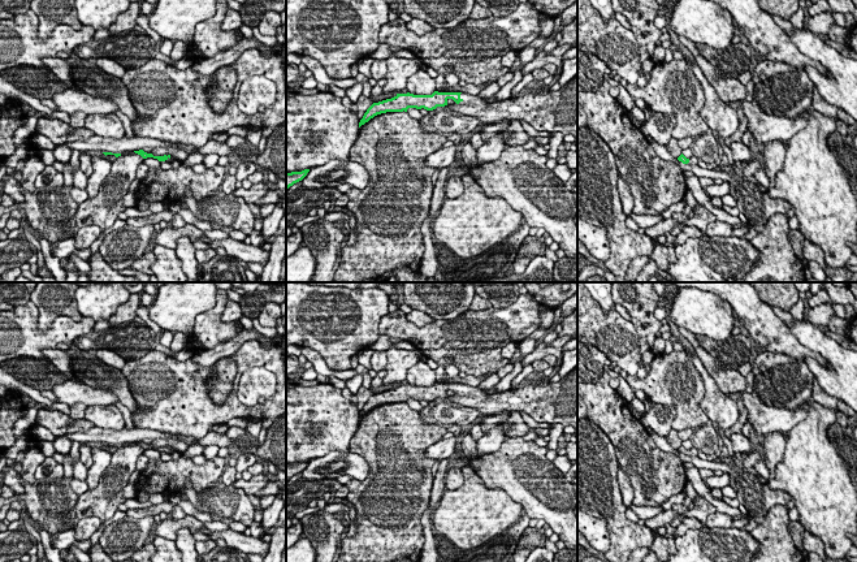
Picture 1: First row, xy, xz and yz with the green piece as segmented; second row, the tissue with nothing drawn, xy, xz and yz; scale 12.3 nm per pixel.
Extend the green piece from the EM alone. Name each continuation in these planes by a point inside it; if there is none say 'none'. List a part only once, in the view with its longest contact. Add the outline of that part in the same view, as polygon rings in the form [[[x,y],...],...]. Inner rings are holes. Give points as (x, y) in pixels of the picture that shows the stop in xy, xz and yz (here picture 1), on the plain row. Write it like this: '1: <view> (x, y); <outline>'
1: xz (549, 402); [[[577,366],[558,382],[527,382],[514,390],[486,394],[479,388],[460,385],[462,393],[447,397],[451,402],[477,410],[481,415],[501,414],[503,411],[524,411],[537,423],[572,425],[577,429]]]

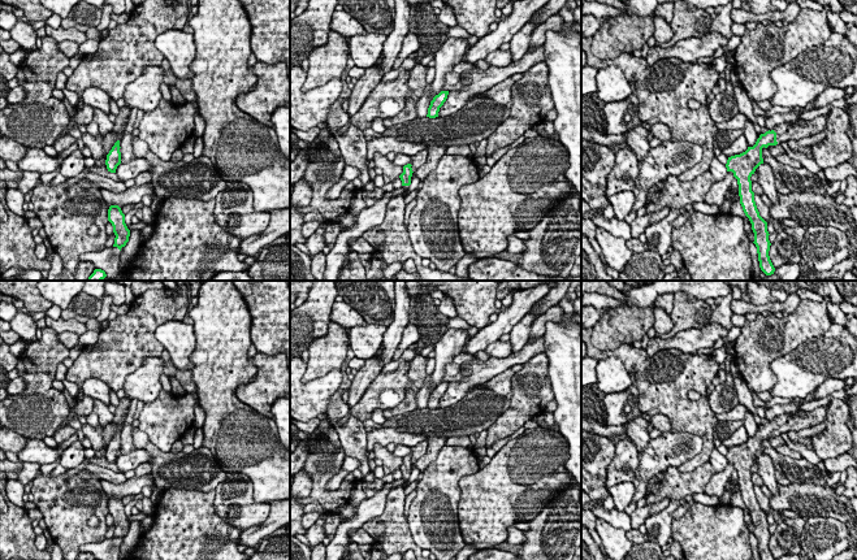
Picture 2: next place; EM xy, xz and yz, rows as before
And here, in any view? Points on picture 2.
1: yz (801, 420); [[[827,405],[818,407],[810,412],[798,409],[797,413],[789,416],[783,413],[778,416],[774,422],[776,424],[778,435],[788,431],[798,431],[810,426],[815,426],[826,421]]]

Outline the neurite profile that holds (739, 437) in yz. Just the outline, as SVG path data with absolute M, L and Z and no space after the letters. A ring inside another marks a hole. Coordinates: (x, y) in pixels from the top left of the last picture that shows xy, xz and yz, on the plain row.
M741 425L728 439L724 439L722 444L727 448L740 446L748 440L746 429Z

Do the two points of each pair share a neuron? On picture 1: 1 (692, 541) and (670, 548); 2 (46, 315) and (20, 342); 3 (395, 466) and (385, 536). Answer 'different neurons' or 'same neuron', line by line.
1: different neurons
2: different neurons
3: same neuron

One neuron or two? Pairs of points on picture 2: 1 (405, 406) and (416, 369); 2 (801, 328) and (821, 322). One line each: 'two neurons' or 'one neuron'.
1: one neuron
2: one neuron

